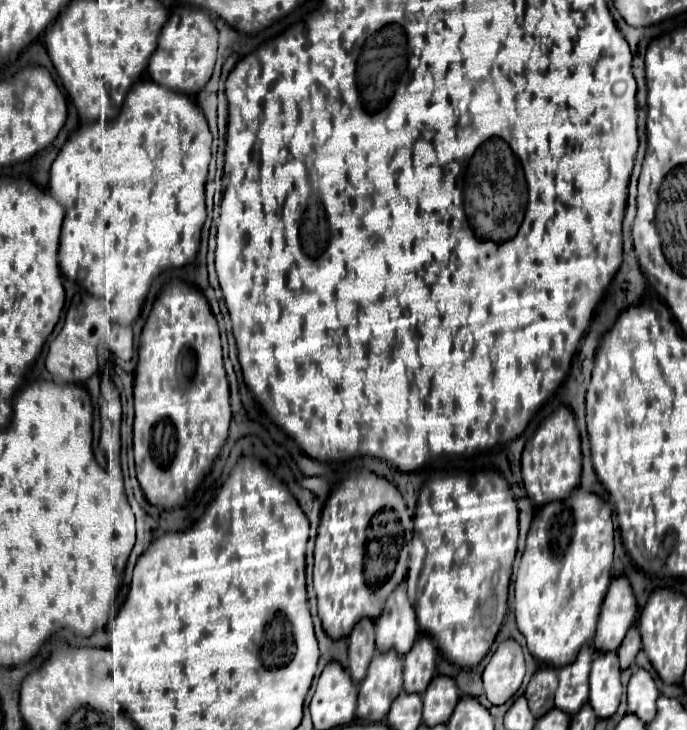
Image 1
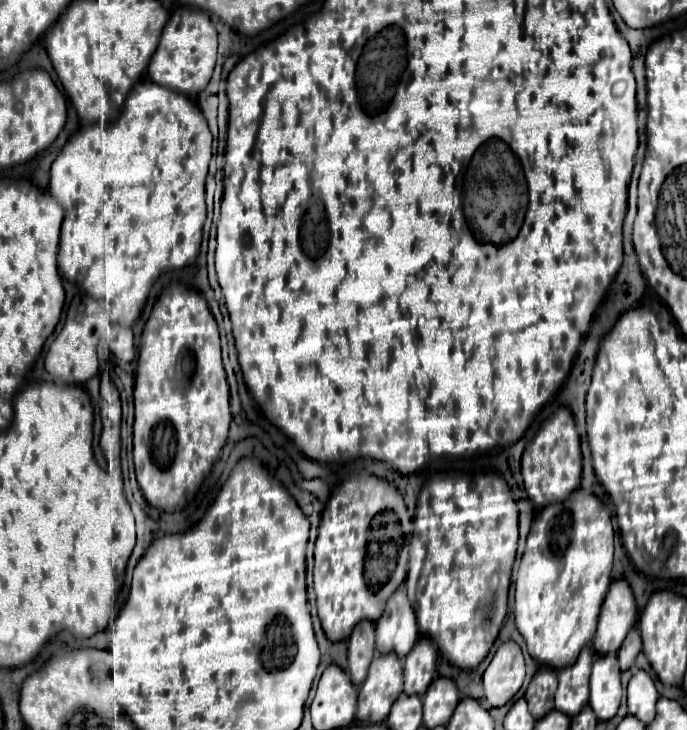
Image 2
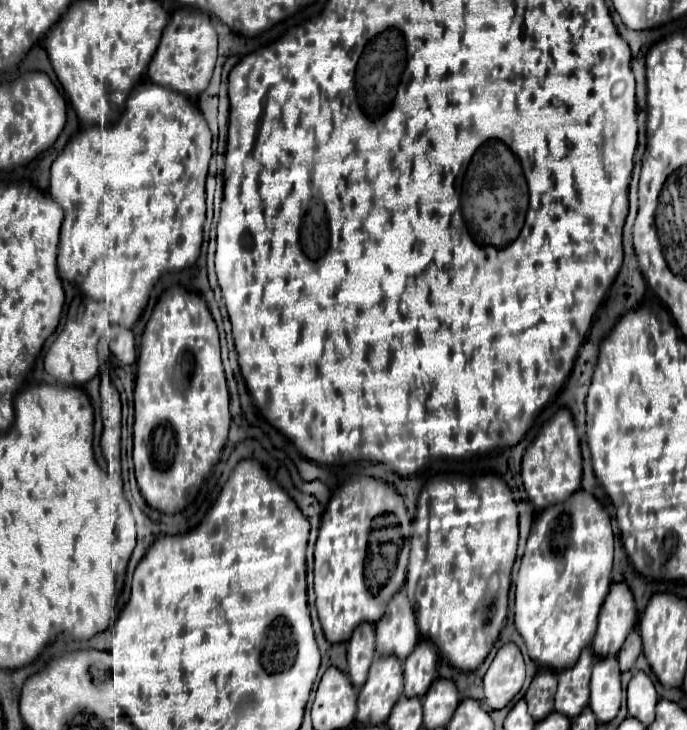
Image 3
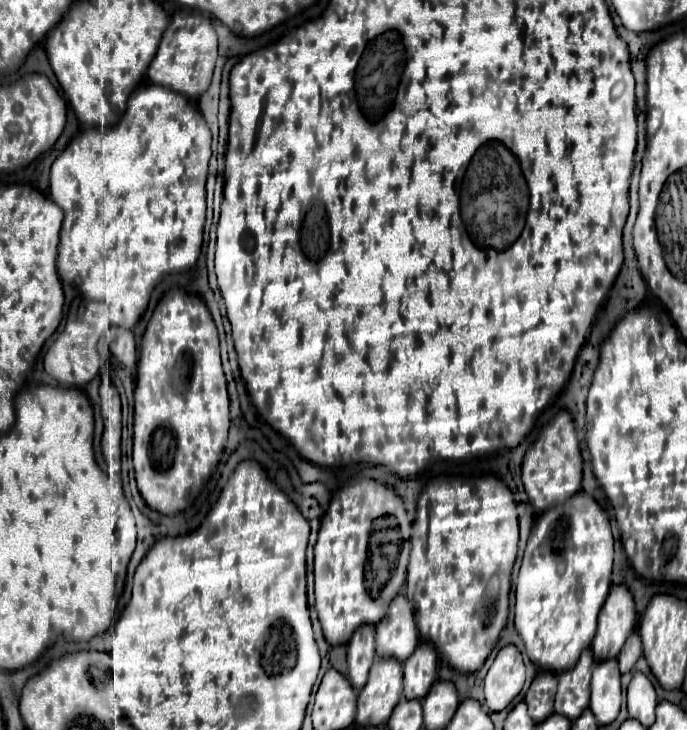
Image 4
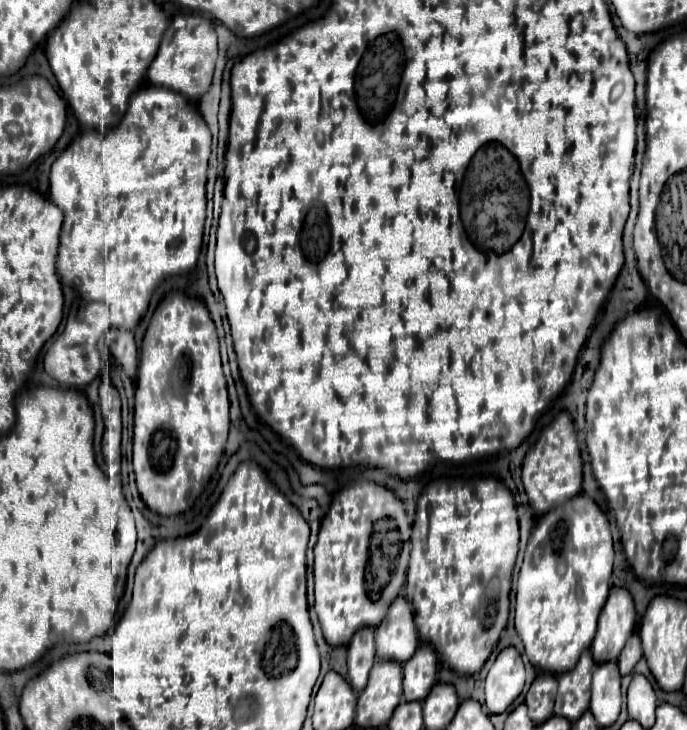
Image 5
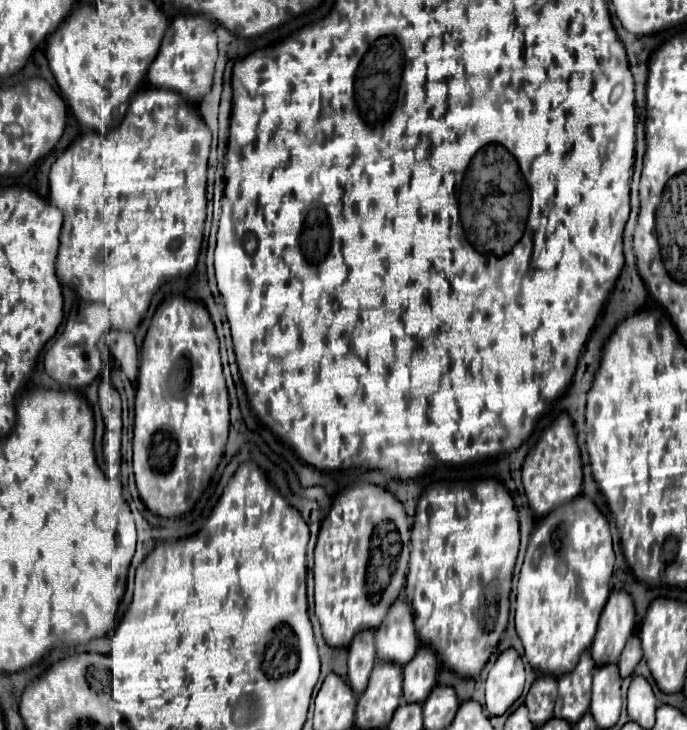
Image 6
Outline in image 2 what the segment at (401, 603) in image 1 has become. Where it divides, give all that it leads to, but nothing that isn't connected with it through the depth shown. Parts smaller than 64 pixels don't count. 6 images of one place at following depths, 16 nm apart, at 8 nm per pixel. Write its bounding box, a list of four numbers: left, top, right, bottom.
[376,584,420,658]

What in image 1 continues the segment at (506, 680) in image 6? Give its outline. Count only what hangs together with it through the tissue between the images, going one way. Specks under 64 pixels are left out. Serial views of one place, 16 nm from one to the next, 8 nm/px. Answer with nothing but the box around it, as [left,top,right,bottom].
[482,638,525,704]

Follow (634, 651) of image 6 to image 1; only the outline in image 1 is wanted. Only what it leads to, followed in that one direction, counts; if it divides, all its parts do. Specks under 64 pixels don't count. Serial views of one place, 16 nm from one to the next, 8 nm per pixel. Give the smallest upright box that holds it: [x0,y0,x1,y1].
[618,626,642,668]

